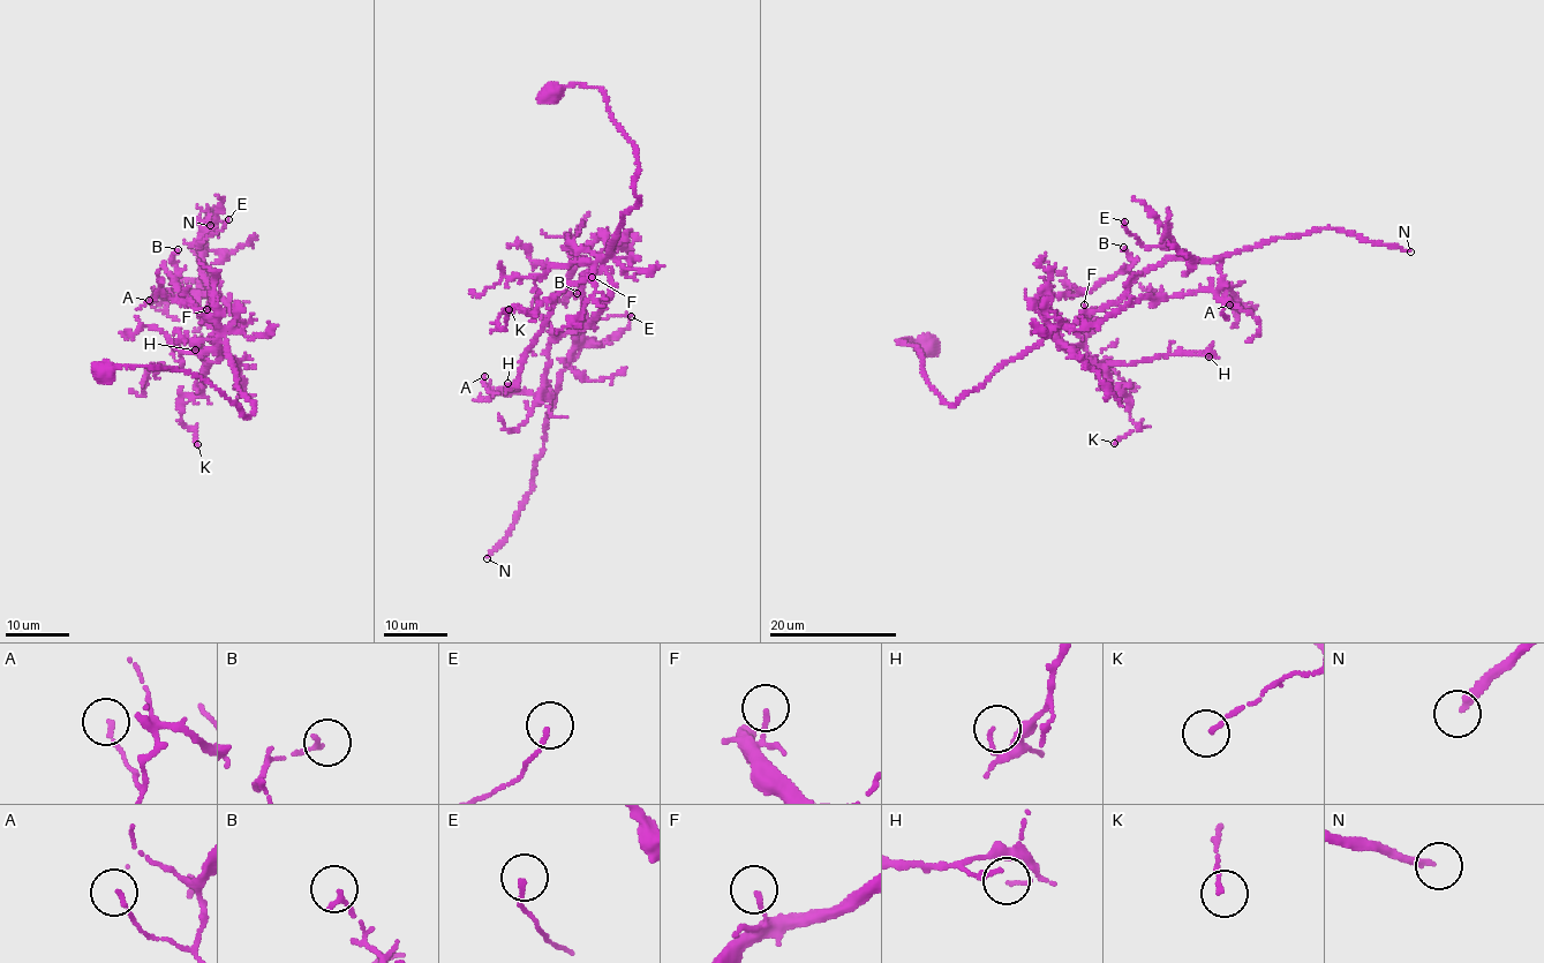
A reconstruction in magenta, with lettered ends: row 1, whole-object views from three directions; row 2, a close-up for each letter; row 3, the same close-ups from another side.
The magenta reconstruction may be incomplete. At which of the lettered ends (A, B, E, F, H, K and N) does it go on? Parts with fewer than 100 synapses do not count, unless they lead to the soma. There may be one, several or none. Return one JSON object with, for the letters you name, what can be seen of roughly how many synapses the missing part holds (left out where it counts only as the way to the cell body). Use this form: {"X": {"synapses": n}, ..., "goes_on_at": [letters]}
{"N": {"synapses": 150}, "goes_on_at": ["N"]}

